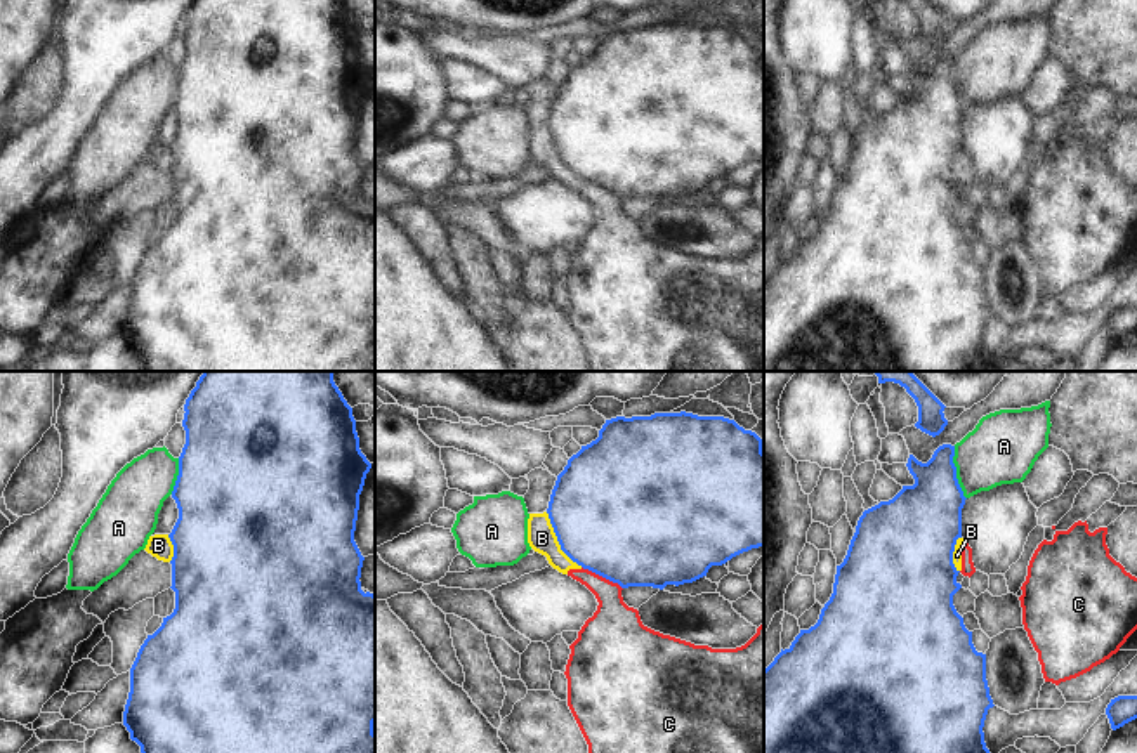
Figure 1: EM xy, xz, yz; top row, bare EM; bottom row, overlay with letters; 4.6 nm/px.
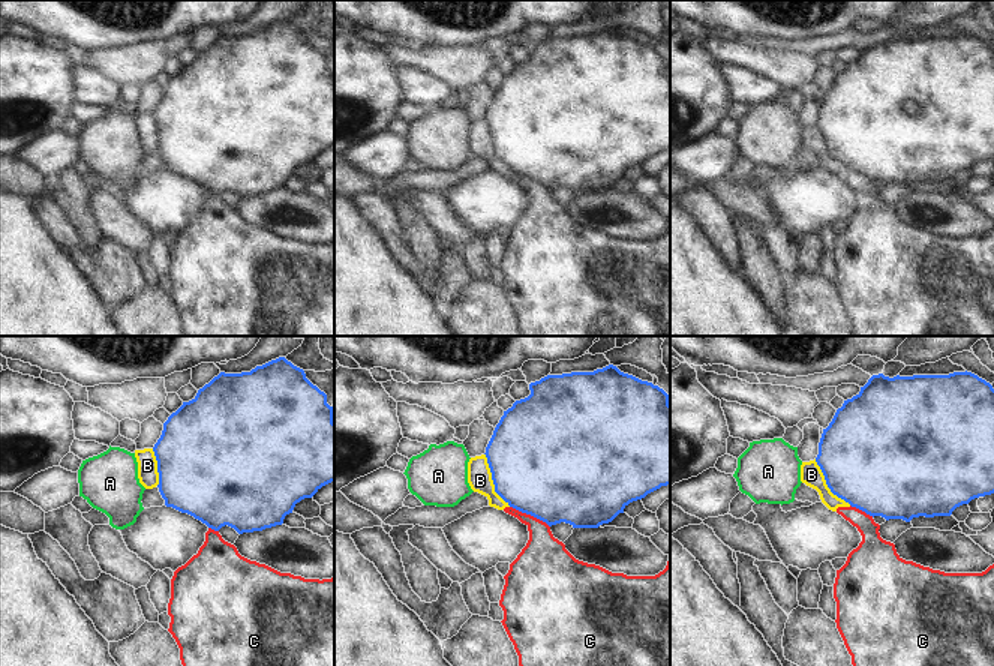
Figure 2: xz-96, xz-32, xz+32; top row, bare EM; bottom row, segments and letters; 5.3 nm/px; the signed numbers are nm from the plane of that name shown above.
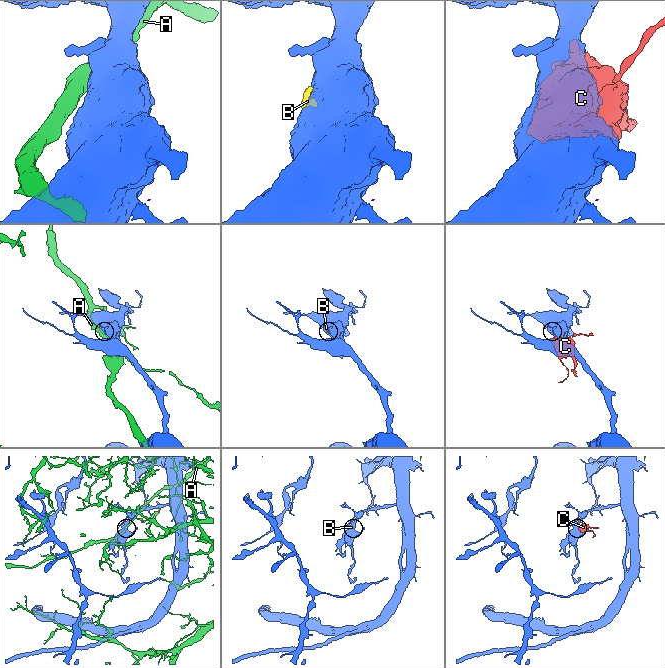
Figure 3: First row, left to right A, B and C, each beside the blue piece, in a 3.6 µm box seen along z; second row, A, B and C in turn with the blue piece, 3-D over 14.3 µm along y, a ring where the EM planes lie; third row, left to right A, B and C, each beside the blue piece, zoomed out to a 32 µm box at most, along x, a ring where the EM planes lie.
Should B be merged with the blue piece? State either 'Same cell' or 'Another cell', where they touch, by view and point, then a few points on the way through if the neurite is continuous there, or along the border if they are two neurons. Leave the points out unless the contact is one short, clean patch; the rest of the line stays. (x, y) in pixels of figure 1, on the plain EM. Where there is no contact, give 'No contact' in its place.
Another cell. Touches blue at xz (558, 151)

